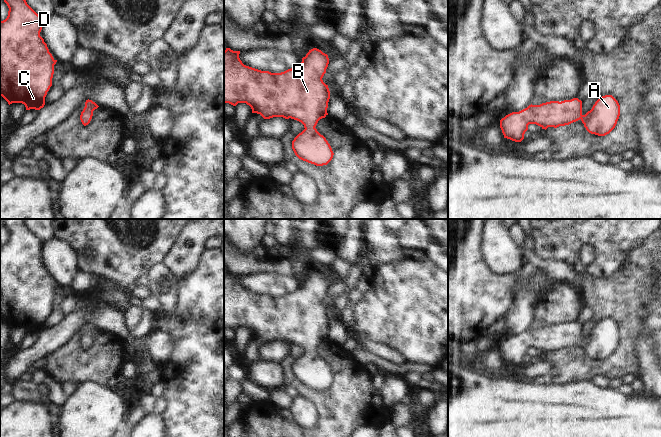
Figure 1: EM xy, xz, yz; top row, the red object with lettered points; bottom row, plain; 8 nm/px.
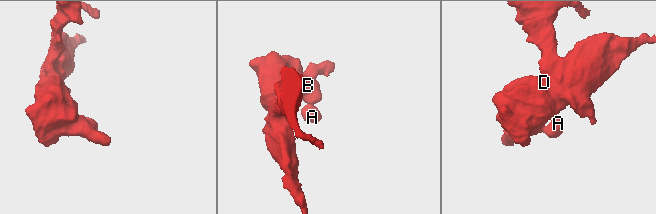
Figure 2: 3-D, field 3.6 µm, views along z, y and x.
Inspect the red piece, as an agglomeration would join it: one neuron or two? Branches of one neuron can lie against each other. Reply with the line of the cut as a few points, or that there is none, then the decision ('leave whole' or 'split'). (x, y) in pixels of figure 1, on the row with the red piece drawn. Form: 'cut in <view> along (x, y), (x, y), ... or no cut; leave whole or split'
no cut; leave whole

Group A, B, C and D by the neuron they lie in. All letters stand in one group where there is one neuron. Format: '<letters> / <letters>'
A B C D

